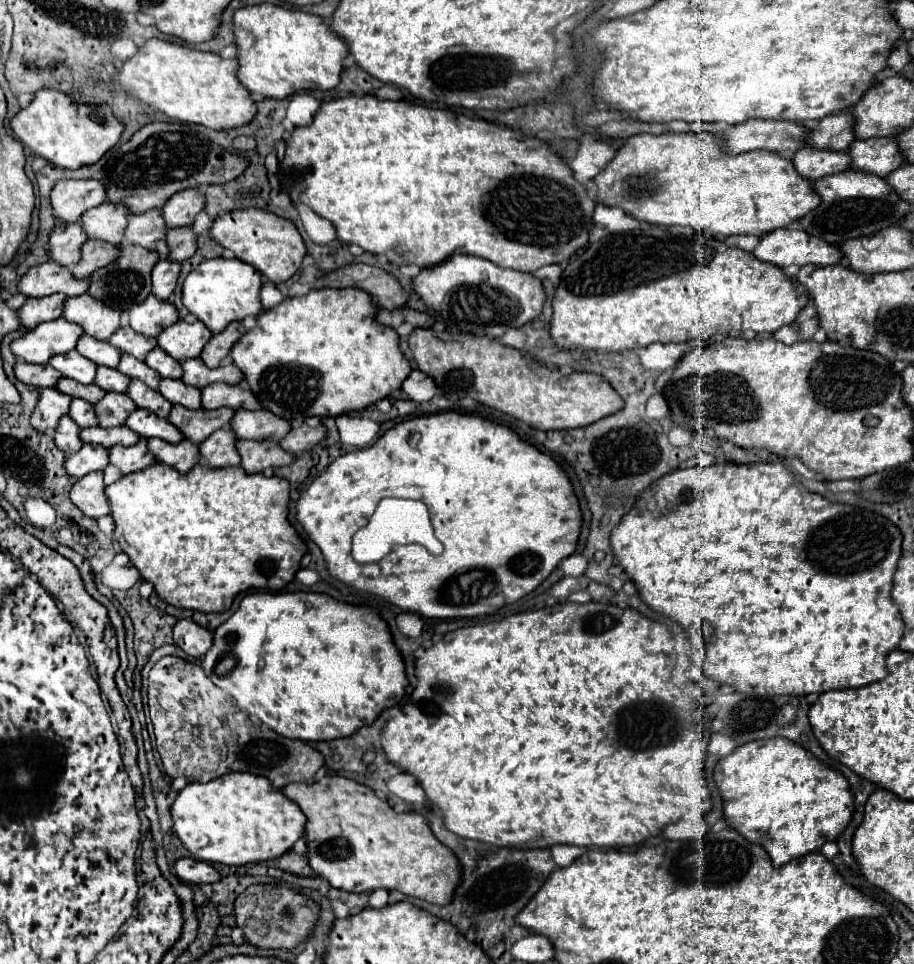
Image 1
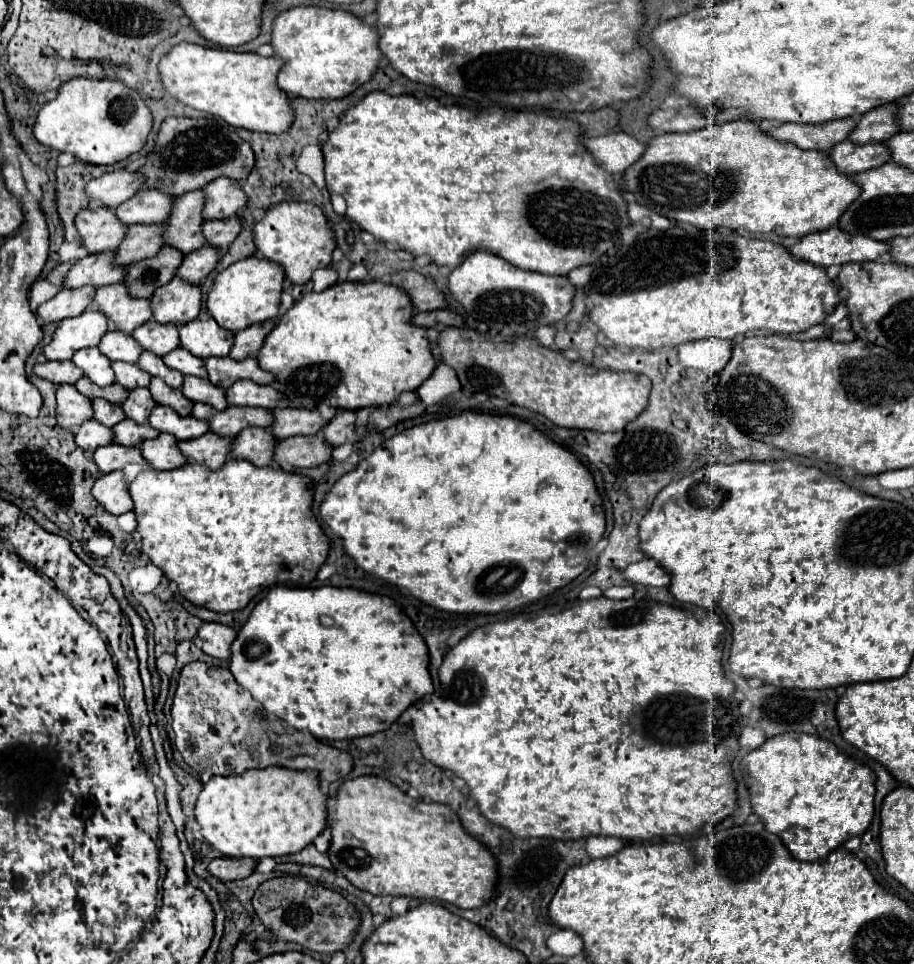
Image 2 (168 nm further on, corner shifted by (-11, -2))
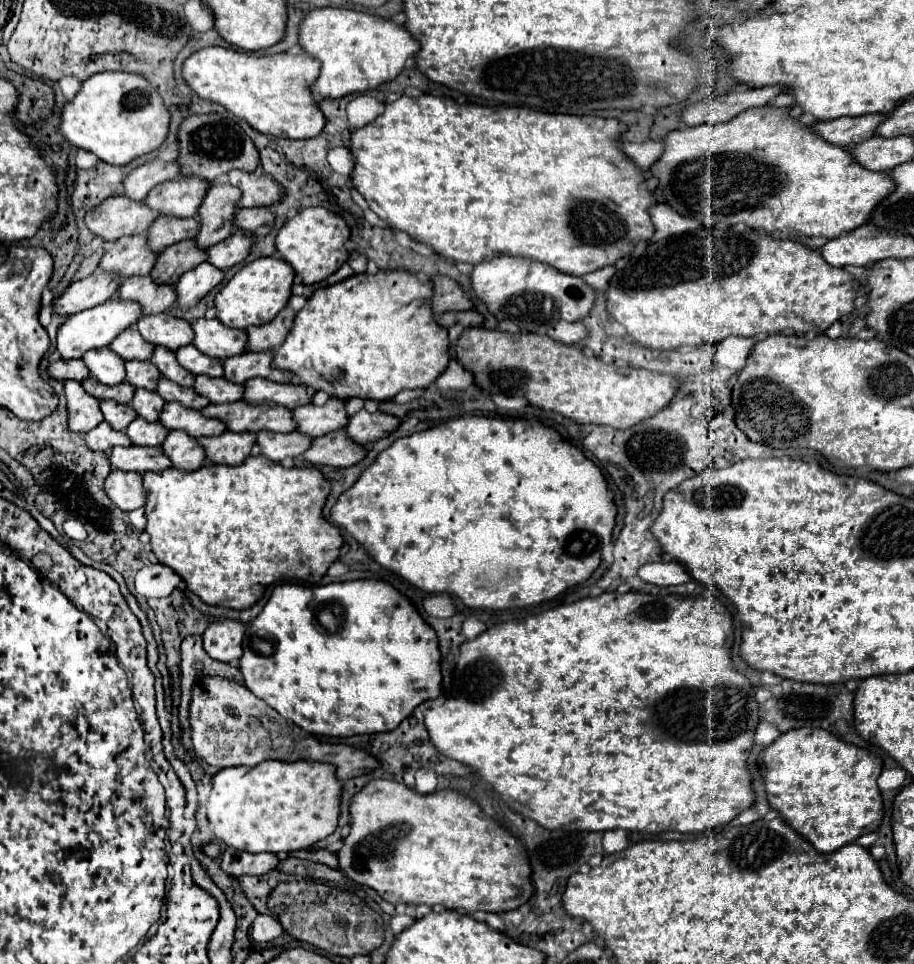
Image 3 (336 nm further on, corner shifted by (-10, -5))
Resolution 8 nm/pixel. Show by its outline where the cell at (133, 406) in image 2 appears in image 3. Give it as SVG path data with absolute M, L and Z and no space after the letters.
M137 389L131 407L139 413L139 417L147 419L147 421L159 421L159 413L165 405L165 399L159 397L155 391L147 391L147 389Z

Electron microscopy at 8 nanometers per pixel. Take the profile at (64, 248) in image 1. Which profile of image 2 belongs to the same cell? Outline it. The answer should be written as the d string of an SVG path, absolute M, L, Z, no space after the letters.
M94 208L94 210L80 210L74 226L80 234L82 246L90 252L108 252L120 244L120 236L124 236L124 226L112 216L108 208Z

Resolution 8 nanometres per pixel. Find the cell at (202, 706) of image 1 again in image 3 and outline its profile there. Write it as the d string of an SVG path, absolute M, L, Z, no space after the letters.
M201 677L193 687L189 717L193 727L193 747L197 755L205 763L215 765L219 769L235 767L235 765L255 767L265 759L279 759L279 761L309 759L309 761L333 763L337 767L337 777L341 781L347 781L379 767L379 761L365 751L353 749L349 745L321 743L311 733L283 719L263 699L247 691L245 685L231 679Z

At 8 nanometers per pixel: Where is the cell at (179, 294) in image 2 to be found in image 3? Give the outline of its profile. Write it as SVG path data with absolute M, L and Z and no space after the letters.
M201 263L195 269L187 271L177 283L177 307L191 309L197 305L213 287L217 287L223 281L225 273L211 263Z

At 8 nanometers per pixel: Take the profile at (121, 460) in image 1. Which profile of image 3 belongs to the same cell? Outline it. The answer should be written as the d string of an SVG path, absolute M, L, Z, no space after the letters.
M177 429L171 431L163 443L165 453L173 461L173 467L179 471L195 471L205 463L205 449L199 445L199 441L185 431Z

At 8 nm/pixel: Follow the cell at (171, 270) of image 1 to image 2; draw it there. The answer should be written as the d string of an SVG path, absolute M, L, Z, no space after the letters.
M198 248L196 252L190 252L182 258L180 266L176 268L176 278L192 284L192 286L198 286L216 266L218 262L218 254L214 248Z

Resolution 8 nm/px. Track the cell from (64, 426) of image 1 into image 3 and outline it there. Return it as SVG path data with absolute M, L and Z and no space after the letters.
M107 421L99 423L95 429L91 429L87 435L85 435L85 443L87 447L91 447L93 451L111 451L113 447L117 445L123 445L123 447L129 447L131 445L131 439L127 437L125 431L115 431L109 427Z

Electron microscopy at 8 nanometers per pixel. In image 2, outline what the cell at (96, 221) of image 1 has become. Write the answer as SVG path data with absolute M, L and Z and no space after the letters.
M142 188L130 200L122 202L114 216L124 224L160 224L164 216L168 216L168 208L172 206L172 196L164 196L162 192L152 192Z

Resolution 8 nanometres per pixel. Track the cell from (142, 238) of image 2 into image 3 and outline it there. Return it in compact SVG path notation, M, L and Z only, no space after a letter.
M161 215L147 231L149 245L155 251L163 251L183 239L193 239L199 233L199 217L173 217Z

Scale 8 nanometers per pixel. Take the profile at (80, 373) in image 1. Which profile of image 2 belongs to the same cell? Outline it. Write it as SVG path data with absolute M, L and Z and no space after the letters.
M84 348L72 356L72 362L84 370L84 374L98 386L110 386L114 382L114 372L110 360L98 352L98 348Z

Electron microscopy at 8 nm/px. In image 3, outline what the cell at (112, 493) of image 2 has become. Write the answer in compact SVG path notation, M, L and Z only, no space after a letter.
M111 471L105 479L105 491L113 503L123 511L133 511L145 505L147 491L143 487L143 477L139 473Z

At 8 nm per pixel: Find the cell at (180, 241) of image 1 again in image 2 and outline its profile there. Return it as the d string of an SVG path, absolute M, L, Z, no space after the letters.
M236 216L228 220L210 220L202 224L202 236L206 238L206 244L220 250L222 254L232 244L238 232L240 232L240 220Z

